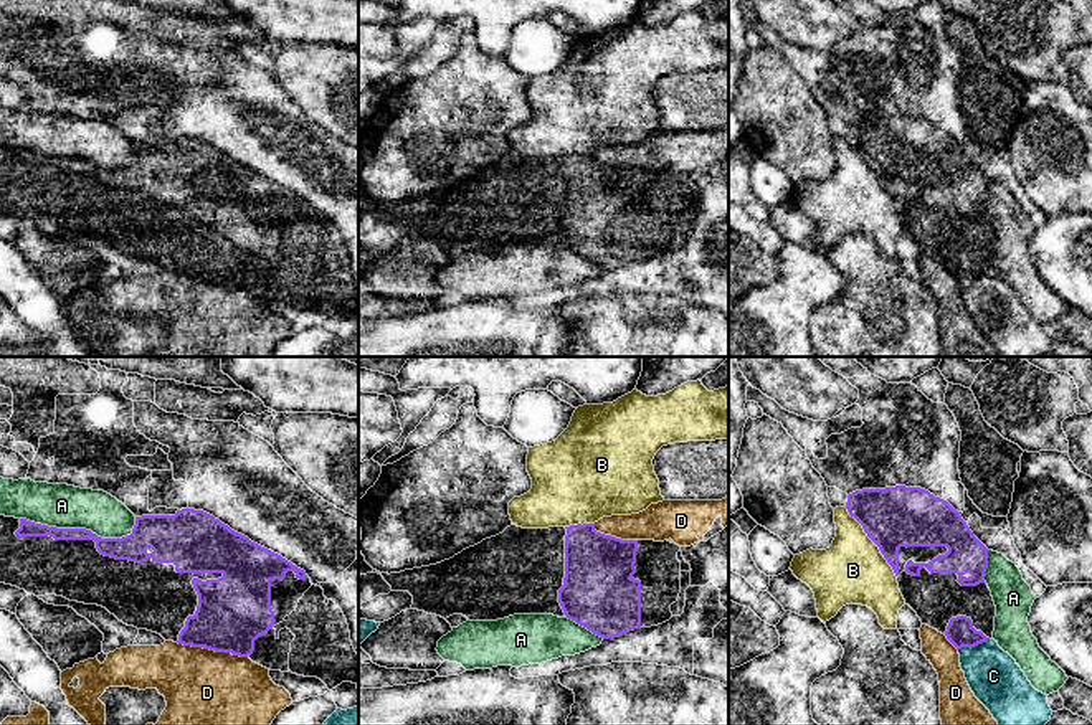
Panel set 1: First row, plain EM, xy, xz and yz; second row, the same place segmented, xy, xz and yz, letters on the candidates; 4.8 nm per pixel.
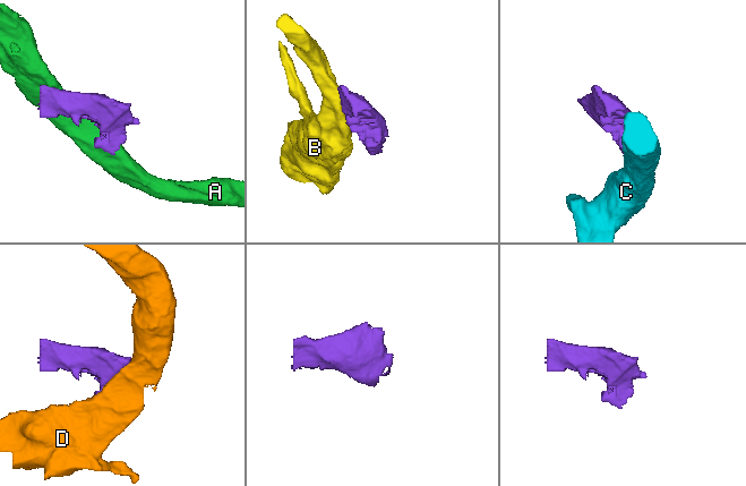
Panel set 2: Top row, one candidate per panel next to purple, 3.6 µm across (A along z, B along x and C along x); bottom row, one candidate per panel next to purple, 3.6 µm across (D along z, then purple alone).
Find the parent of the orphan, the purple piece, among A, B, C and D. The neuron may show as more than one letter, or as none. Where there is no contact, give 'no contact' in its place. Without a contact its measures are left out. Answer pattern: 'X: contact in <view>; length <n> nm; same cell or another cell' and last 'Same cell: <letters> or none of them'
A: contact in xy; length 550 nm; another cell
B: contact in yz; length 420 nm; another cell
C: contact in yz; length 160 nm; another cell
D: contact in xy; length 360 nm; another cell
Same cell: none of them

